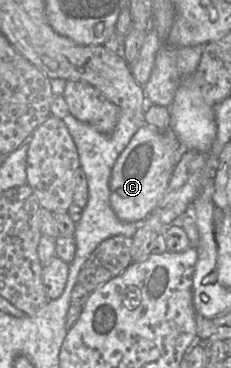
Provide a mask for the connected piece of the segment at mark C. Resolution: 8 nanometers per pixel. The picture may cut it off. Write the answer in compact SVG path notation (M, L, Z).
M144 123L117 158L111 172L110 205L123 222L142 222L162 200L183 149L171 128L159 132Z

